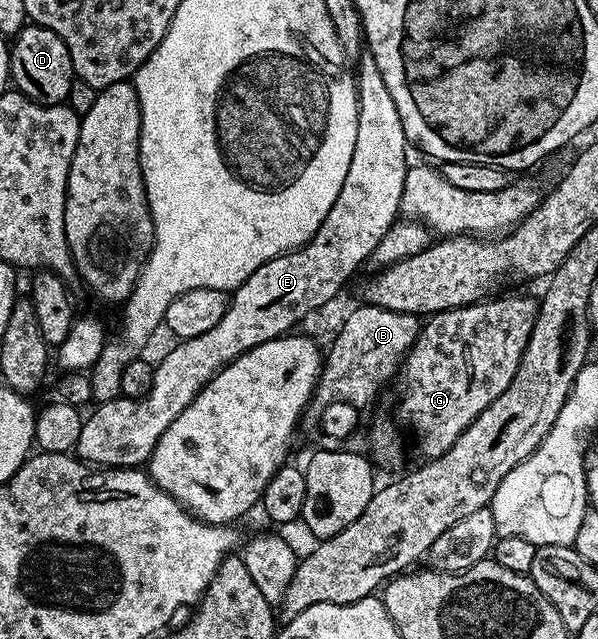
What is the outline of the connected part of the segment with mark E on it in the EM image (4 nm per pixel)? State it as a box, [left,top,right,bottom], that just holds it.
[75,53,411,469]

